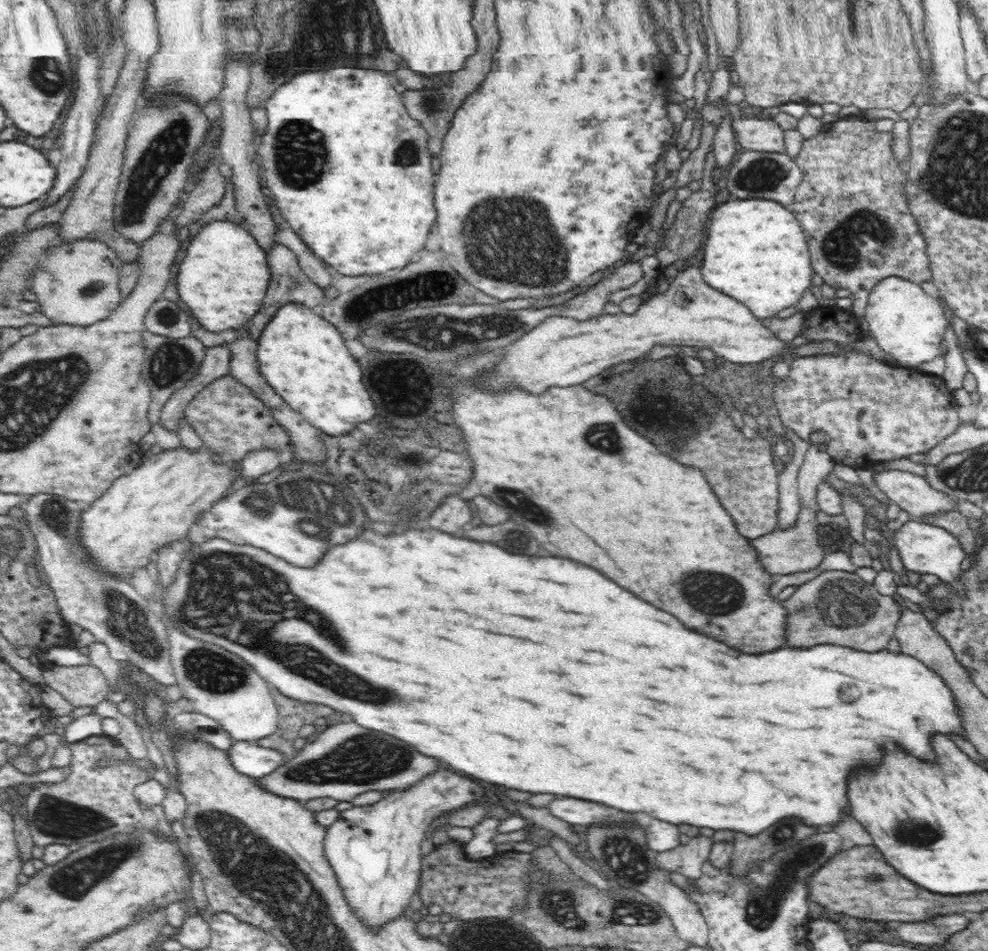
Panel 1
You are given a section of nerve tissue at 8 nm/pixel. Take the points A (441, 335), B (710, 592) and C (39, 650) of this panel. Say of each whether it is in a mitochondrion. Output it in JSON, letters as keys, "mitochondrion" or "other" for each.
{"A":"mitochondrion","B":"mitochondrion","C":"other"}

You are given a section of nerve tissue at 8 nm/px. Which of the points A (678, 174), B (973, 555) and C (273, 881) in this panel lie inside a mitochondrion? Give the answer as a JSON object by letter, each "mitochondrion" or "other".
{"A":"other","B":"other","C":"mitochondrion"}

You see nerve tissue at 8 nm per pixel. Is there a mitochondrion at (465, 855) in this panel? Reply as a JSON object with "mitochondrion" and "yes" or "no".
{"mitochondrion":"no"}

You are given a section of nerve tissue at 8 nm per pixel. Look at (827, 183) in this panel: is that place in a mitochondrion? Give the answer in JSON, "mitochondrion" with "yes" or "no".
{"mitochondrion":"no"}

